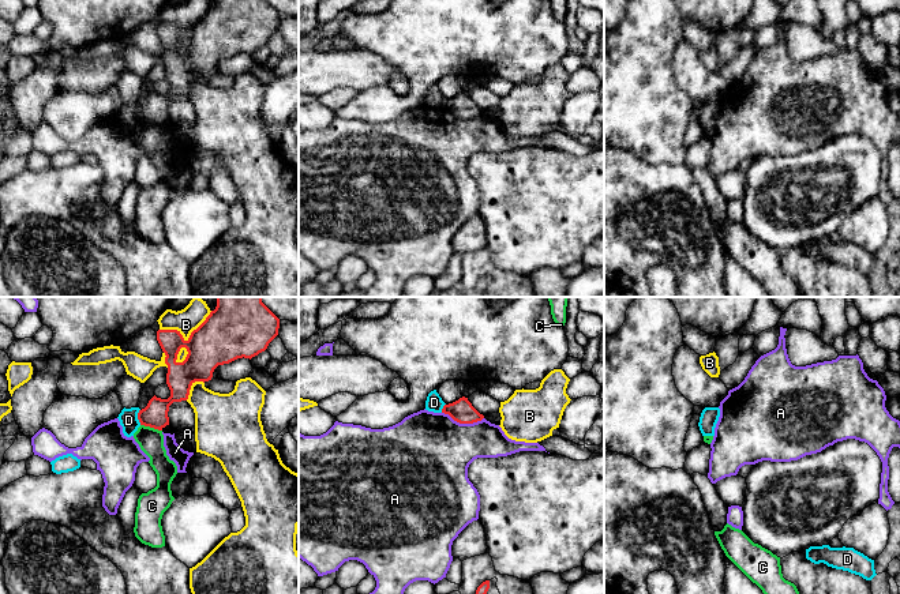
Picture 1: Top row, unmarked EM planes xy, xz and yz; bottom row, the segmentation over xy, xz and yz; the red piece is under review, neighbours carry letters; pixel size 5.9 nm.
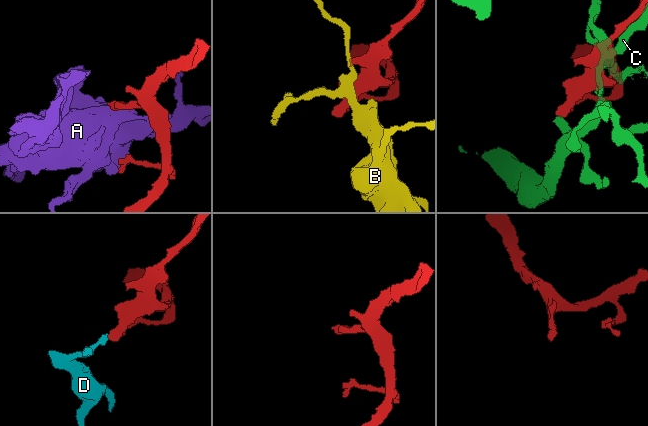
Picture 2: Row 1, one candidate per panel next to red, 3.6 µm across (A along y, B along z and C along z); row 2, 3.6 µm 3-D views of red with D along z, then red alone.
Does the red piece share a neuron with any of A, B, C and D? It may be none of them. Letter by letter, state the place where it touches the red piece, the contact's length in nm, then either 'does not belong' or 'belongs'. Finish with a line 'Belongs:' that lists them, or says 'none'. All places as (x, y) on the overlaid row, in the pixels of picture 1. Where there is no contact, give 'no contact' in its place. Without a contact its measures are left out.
A: meets red in xz at (462, 423); contact 260 nm long; does not belong
B: meets red in xy at (188, 338); contact 340 nm long; does not belong
C: meets red in xy at (152, 427); contact 130 nm long; does not belong
D: meets red in xy at (138, 417); contact 100 nm long; does not belong
Belongs: none

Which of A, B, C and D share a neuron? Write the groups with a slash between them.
A / B / C / D

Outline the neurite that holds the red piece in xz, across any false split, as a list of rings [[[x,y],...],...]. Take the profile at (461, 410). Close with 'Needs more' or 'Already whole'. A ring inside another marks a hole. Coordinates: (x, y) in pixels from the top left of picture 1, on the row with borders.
[[[465,396],[453,403],[445,405],[442,413],[449,414],[460,424],[473,424],[484,418],[484,416],[480,414]]]. Already whole

